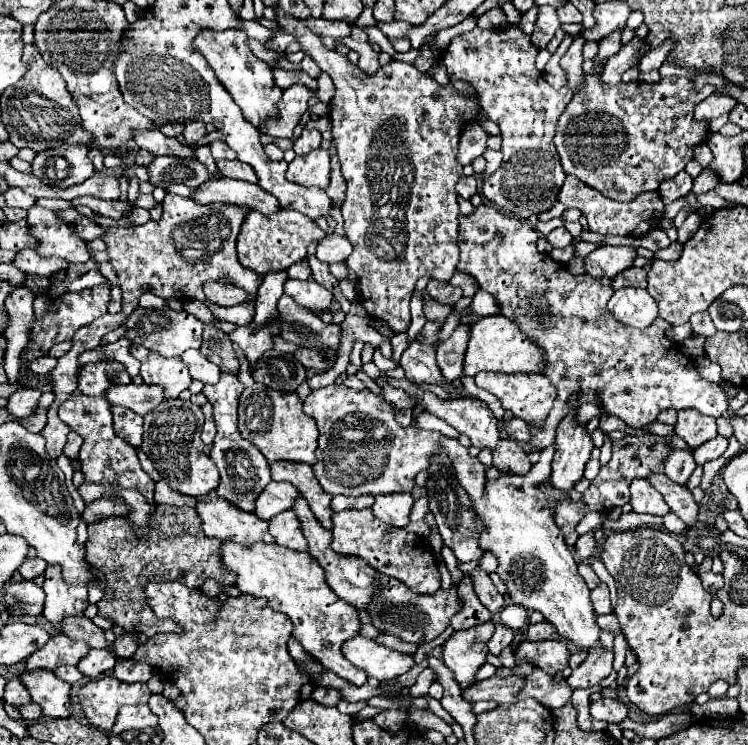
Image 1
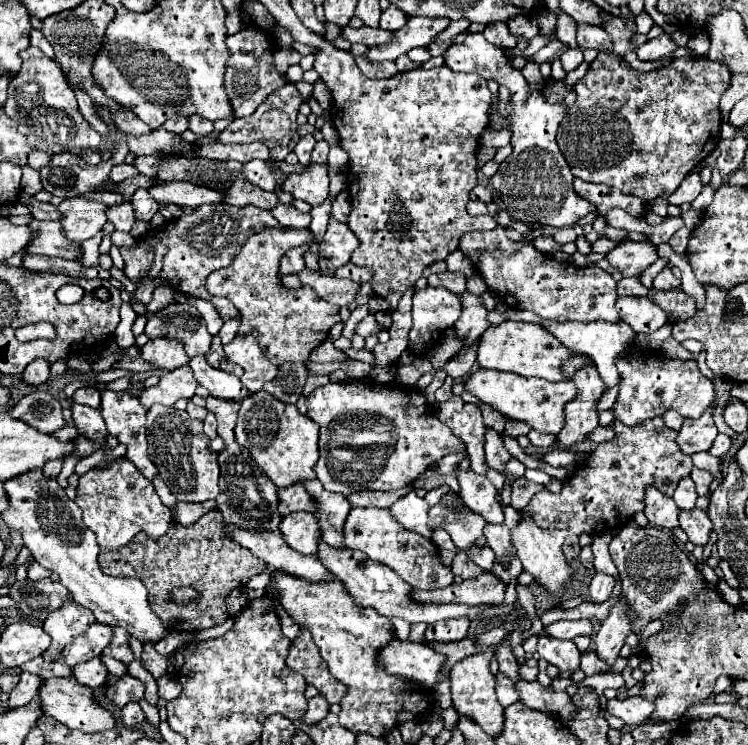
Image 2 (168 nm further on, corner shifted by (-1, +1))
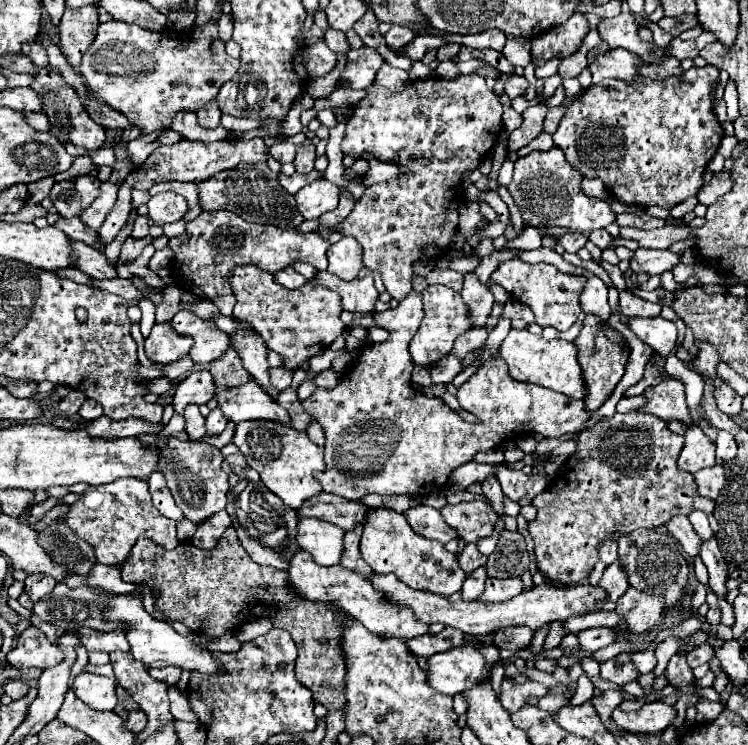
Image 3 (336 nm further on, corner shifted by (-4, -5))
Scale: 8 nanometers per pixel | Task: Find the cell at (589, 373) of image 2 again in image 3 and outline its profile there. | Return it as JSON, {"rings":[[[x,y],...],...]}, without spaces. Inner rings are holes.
{"rings":[[[587,314],[587,318],[583,320],[583,330],[581,334],[575,338],[575,346],[577,346],[577,356],[579,356],[579,364],[583,370],[583,378],[585,378],[585,388],[587,388],[587,396],[585,396],[585,408],[587,414],[595,414],[603,402],[609,398],[609,394],[613,392],[613,388],[617,386],[617,382],[621,380],[621,376],[625,374],[625,362],[629,358],[629,354],[615,342],[611,342],[605,334],[603,334],[603,326],[605,322],[593,314]]]}

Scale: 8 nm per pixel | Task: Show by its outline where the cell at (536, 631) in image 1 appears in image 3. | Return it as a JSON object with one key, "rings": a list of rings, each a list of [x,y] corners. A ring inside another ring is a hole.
{"rings":[[[589,628],[589,630],[579,632],[577,638],[581,642],[581,650],[595,652],[615,642],[615,632],[611,628]]]}

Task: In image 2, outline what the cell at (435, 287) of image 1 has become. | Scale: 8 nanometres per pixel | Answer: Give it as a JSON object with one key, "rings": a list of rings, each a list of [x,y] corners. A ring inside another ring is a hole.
{"rings":[[[442,272],[442,274],[432,274],[428,276],[430,286],[444,286],[452,290],[454,294],[462,294],[466,290],[466,278],[462,272]]]}

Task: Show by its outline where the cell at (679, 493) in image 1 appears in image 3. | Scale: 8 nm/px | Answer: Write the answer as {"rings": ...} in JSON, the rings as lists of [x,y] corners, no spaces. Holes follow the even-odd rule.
{"rings":[[[717,536],[701,542],[699,556],[701,556],[703,564],[705,564],[707,570],[709,570],[709,586],[713,588],[713,592],[715,592],[717,596],[725,596],[725,594],[727,594],[727,590],[725,590],[725,580],[727,580],[729,572],[727,572],[725,558],[723,558],[719,546],[717,546]]]}

